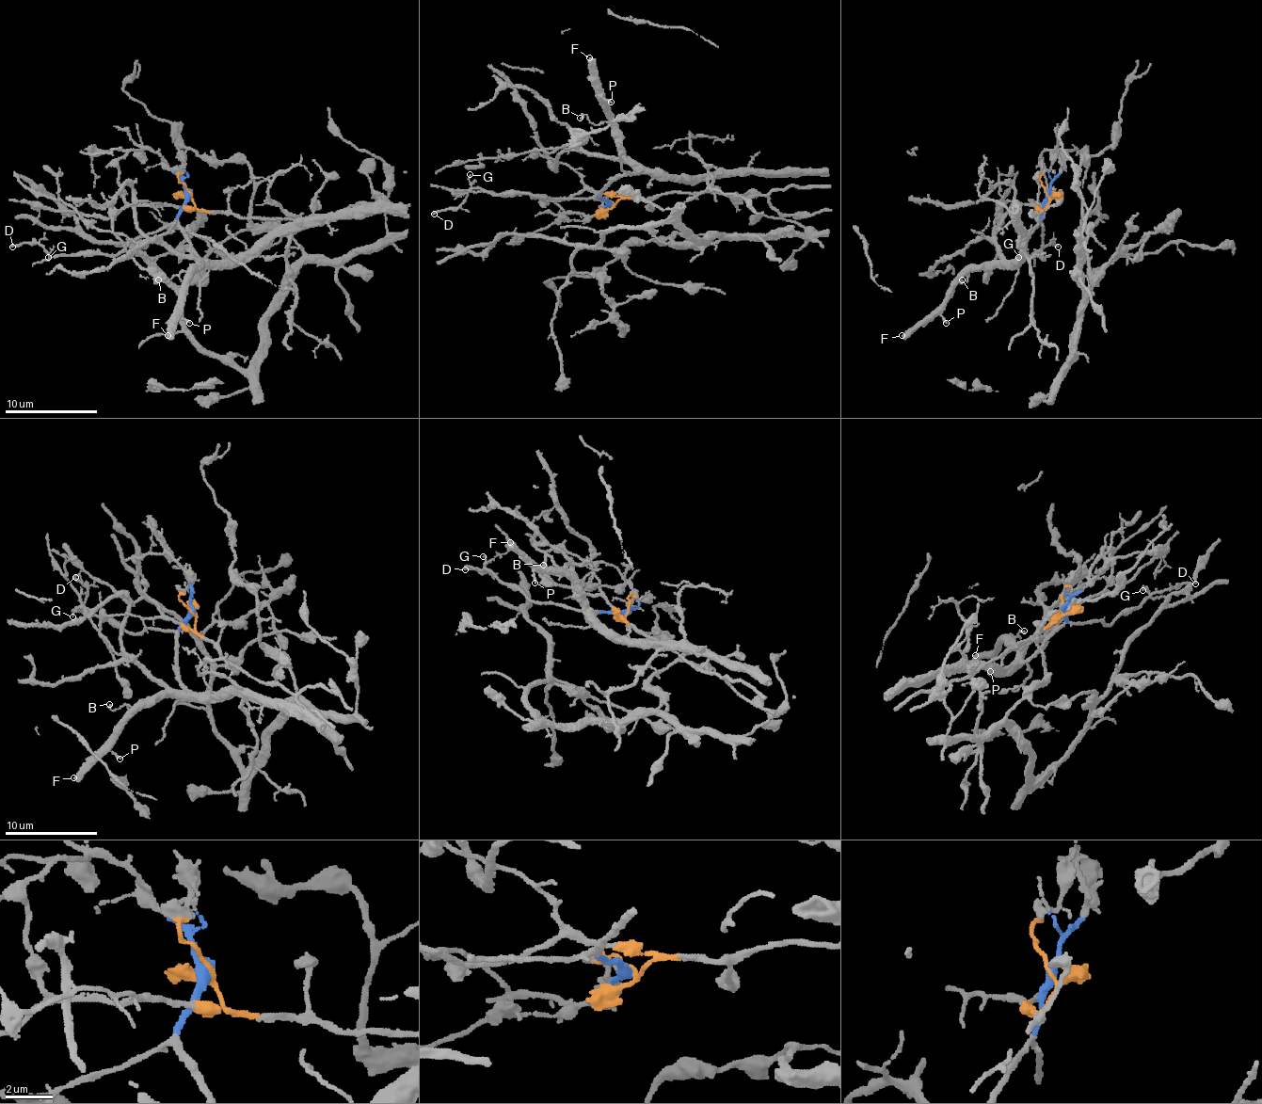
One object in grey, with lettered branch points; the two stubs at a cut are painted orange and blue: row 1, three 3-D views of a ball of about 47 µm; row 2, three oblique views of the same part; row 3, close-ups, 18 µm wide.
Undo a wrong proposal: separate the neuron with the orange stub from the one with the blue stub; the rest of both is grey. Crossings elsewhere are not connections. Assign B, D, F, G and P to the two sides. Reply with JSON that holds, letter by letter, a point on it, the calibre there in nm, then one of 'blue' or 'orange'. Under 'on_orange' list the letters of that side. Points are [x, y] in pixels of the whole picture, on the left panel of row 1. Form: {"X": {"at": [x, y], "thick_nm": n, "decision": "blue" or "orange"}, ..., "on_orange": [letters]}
{"B": {"at": [158, 280], "thick_nm": 150, "decision": "blue"}, "D": {"at": [12, 247], "thick_nm": 200, "decision": "blue"}, "F": {"at": [167, 335], "thick_nm": 500, "decision": "blue"}, "G": {"at": [48, 257], "thick_nm": 130, "decision": "blue"}, "P": {"at": [189, 323], "thick_nm": 170, "decision": "blue"}, "on_orange": []}

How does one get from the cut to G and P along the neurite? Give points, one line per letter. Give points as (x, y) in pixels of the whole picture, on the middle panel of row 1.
G: (612, 204), (607, 200), (593, 197), (482, 192), (469, 181), (471, 174)
P: (612, 204), (600, 195), (632, 169), (632, 160), (621, 146), (618, 128), (607, 111), (602, 98), (612, 103)

